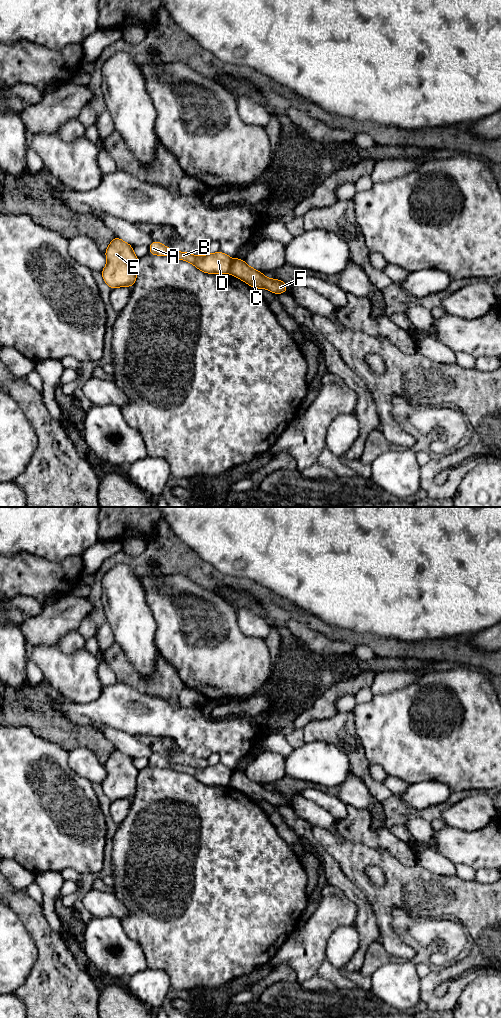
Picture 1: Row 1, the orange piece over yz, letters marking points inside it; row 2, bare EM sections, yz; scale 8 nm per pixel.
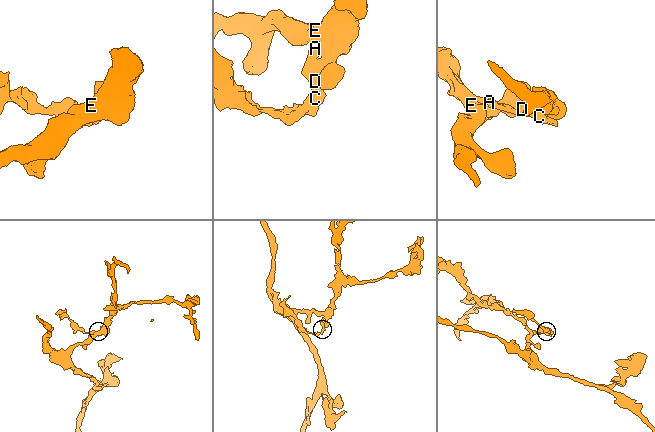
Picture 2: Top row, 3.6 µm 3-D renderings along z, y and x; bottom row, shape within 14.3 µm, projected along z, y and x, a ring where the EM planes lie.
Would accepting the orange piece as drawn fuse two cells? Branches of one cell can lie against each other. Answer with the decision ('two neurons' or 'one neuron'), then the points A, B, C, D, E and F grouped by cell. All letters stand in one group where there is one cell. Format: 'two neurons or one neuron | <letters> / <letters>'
two neurons | A B D E / C F

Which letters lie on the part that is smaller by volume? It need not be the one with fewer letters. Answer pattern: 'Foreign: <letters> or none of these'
Foreign: C, F

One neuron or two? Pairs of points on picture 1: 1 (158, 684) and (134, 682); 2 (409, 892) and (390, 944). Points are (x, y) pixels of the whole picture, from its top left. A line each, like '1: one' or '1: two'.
1: one
2: one

